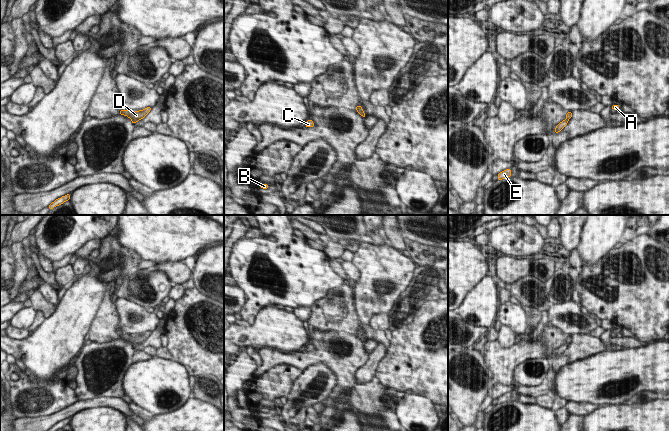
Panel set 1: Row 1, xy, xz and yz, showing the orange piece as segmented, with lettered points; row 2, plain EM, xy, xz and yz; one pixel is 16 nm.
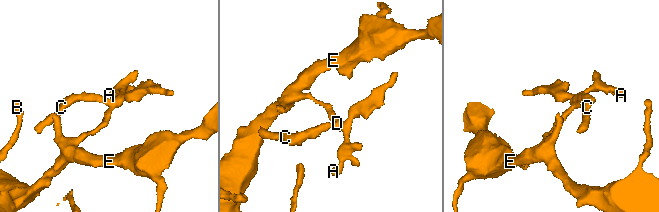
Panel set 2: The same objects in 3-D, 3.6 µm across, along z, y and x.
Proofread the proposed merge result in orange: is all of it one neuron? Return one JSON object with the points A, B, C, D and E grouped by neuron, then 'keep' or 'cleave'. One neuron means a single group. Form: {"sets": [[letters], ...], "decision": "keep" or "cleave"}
{"sets": [["A", "C", "D"], ["B", "E"]], "decision": "cleave"}

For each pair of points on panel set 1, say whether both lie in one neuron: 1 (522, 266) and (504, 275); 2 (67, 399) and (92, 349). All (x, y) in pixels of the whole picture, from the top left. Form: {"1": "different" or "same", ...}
{"1": "same", "2": "different"}

